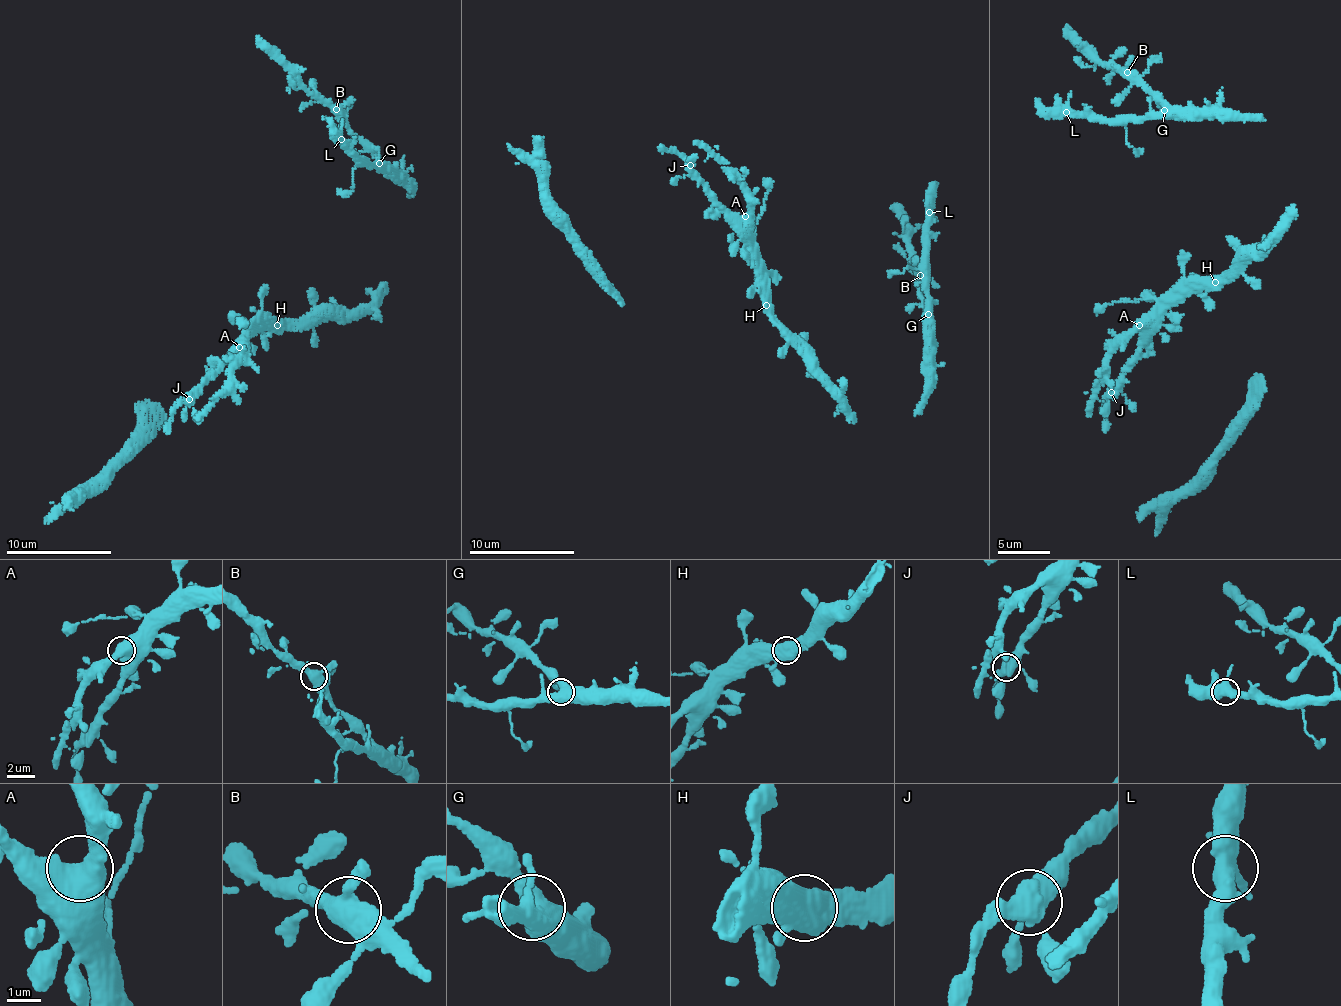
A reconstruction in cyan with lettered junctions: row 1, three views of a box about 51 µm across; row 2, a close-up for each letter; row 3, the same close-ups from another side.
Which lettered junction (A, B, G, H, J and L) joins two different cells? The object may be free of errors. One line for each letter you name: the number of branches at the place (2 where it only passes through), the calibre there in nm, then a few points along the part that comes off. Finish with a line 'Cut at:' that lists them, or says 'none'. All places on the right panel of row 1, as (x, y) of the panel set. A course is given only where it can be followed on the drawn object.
Cut at: none

